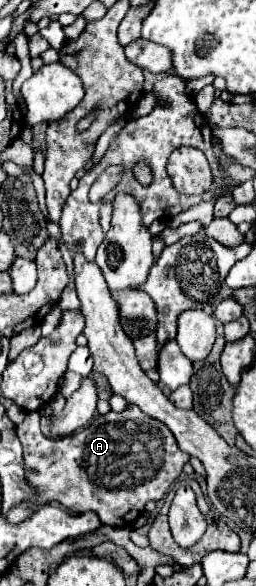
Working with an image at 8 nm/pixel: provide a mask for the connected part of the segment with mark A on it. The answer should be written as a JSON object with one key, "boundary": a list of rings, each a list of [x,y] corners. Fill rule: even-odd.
{"boundary":[[[129,404],[123,412],[109,412],[75,432],[73,436],[61,438],[61,440],[51,440],[45,438],[39,432],[39,412],[29,412],[25,420],[17,426],[17,436],[23,444],[23,458],[25,458],[25,468],[27,468],[27,480],[37,486],[39,490],[39,500],[37,502],[61,502],[67,510],[71,512],[87,512],[93,510],[97,512],[99,520],[109,526],[131,526],[145,510],[145,504],[149,500],[159,502],[169,486],[179,478],[183,466],[189,462],[189,454],[185,454],[179,446],[177,440],[173,438],[171,430],[157,422],[155,418],[149,418],[137,406]]]}

